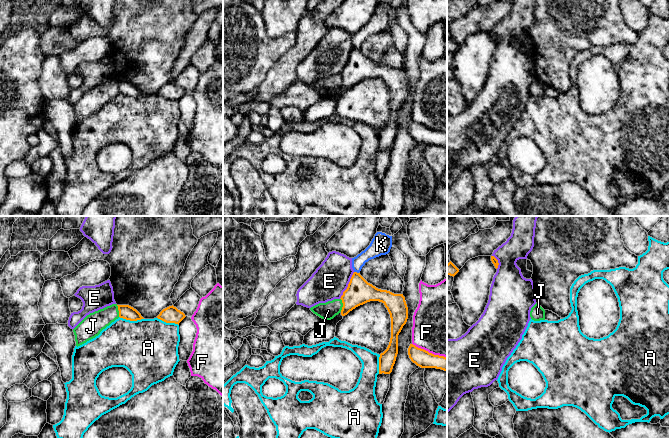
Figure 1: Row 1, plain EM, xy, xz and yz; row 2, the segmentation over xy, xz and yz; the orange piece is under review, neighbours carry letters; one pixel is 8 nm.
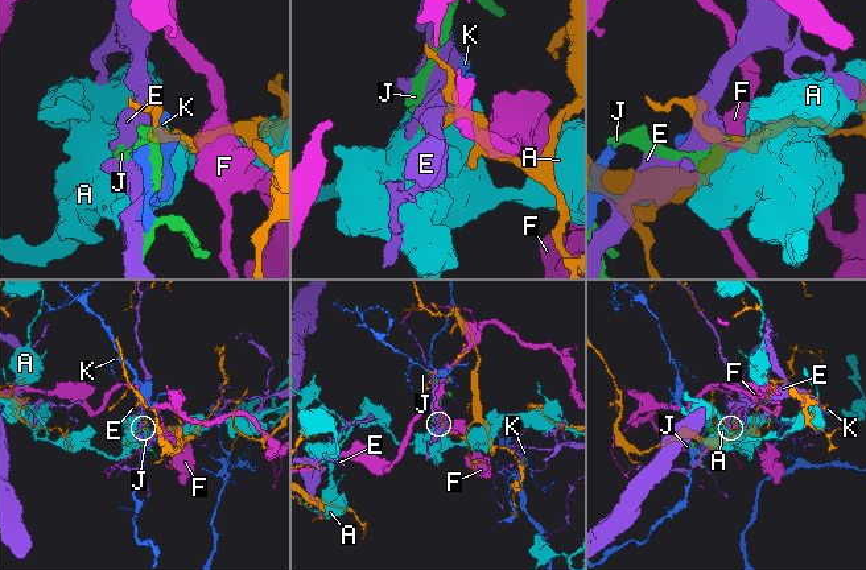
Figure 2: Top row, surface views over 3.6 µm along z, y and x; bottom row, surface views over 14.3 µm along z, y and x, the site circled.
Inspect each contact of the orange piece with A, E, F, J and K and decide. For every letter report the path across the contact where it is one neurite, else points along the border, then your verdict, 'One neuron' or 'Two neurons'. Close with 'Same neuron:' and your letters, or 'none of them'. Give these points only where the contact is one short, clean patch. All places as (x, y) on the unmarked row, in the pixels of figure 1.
A: Two neurons
E: Two neurons
F: Two neurons
J: Boundary: xz (340, 74), (342, 79), (341, 87). Two neurons
K: Boundary: xz (354, 47), (358, 49). Two neurons
Same neuron: none of them

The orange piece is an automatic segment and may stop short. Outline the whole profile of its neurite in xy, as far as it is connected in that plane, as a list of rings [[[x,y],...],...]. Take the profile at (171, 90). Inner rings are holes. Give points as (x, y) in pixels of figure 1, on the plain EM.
[[[173,81],[163,85],[157,92],[158,95],[166,99],[175,99],[178,101],[185,93],[185,90]]]

